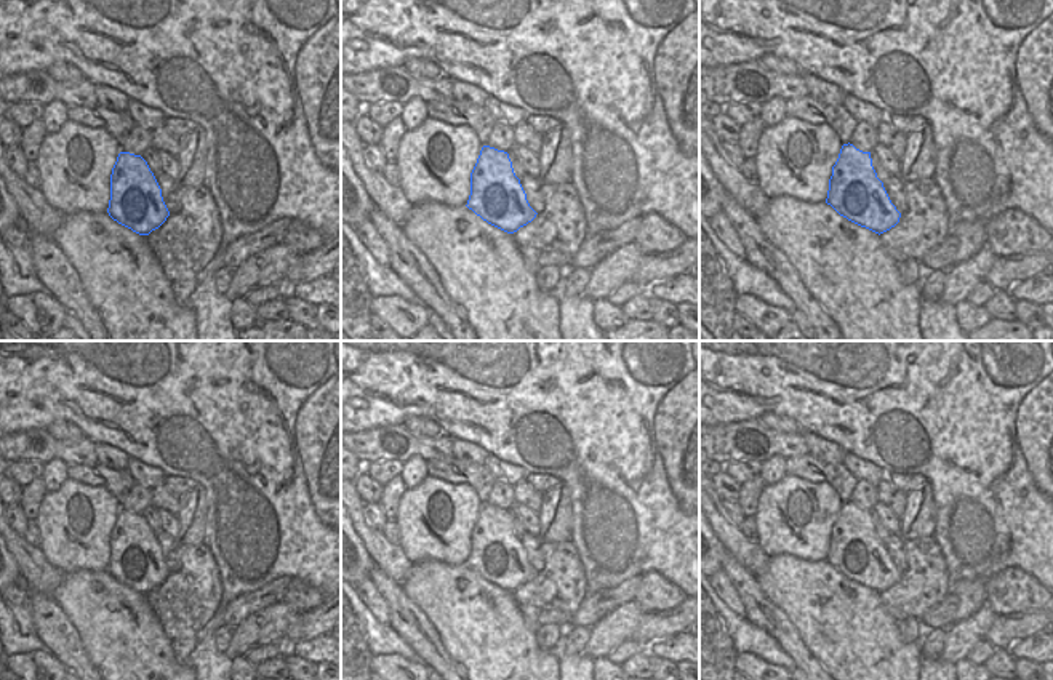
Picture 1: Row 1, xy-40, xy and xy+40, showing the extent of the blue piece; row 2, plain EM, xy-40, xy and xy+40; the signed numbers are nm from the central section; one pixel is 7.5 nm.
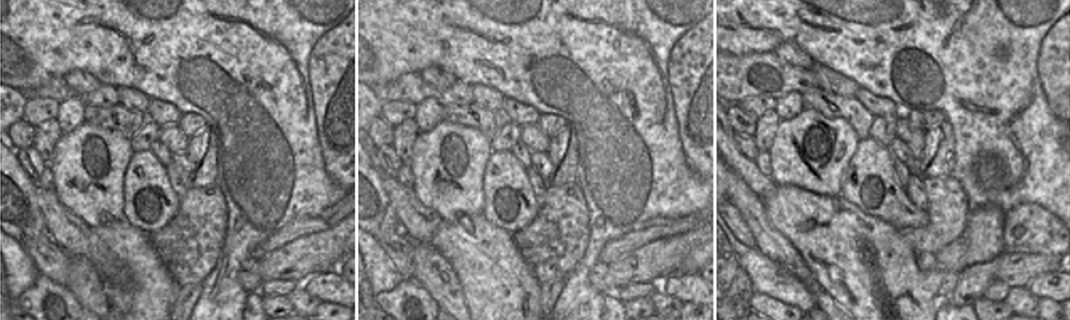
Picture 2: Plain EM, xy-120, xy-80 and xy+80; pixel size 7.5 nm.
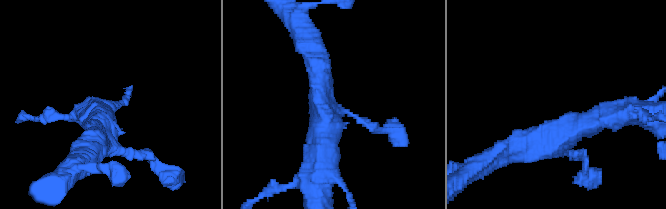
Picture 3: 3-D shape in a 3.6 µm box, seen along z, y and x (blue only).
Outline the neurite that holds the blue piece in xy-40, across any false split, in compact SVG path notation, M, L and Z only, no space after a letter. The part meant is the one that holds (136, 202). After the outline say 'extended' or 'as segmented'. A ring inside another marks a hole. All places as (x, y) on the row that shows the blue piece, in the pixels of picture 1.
M118 154L110 174L107 213L139 235L149 235L170 216L162 189L141 155Z; as segmented

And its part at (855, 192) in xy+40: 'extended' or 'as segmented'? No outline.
as segmented

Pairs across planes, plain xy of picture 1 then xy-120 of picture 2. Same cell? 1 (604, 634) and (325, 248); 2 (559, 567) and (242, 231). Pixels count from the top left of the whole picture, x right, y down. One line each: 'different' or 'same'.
1: same
2: different

